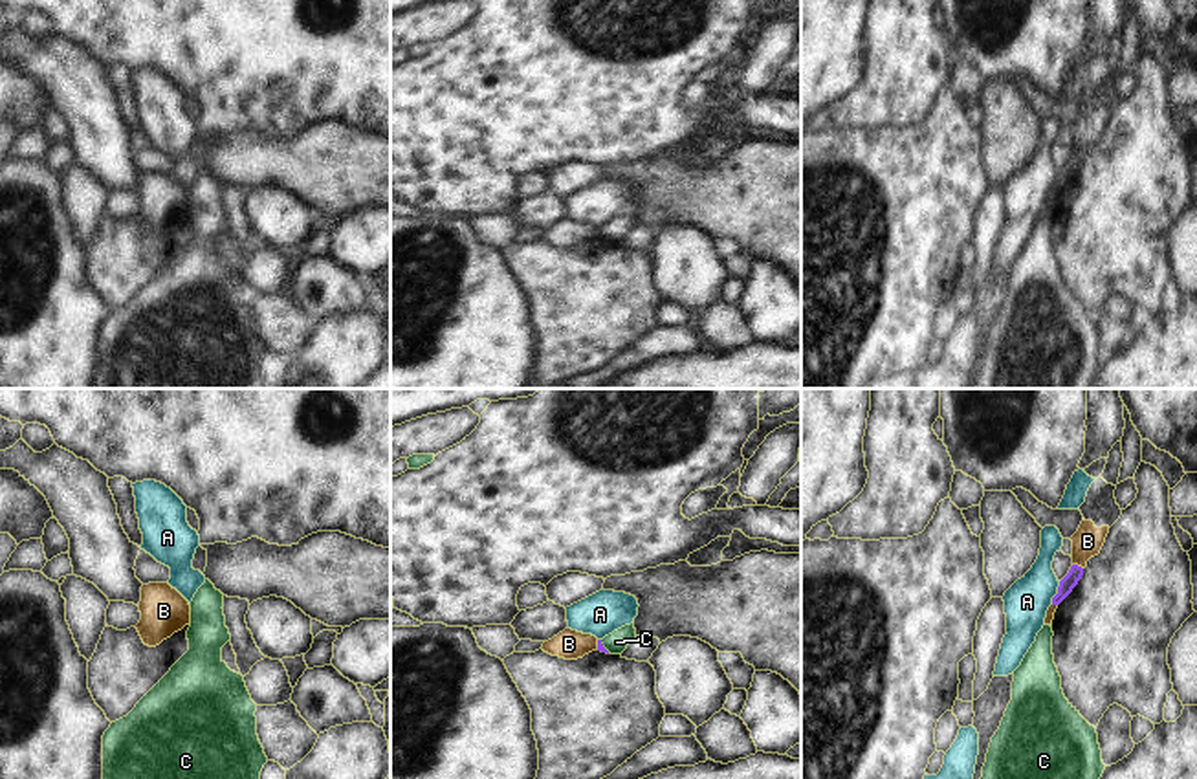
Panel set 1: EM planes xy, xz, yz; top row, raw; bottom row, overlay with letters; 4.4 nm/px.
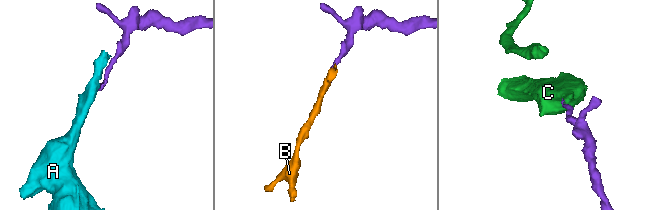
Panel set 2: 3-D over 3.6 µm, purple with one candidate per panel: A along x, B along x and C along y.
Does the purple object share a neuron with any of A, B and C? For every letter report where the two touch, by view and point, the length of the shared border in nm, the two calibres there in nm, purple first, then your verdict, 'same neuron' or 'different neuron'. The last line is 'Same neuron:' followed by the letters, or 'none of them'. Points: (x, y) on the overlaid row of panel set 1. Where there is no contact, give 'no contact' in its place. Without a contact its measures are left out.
A: yz (1058, 592) | 110 nm | 70/190 nm | different neuron
B: yz (1076, 565) | 50 nm | 70/140 nm | different neuron
C: xz (602, 646) | 70 nm | 30/90 nm | same neuron
Same neuron: C

